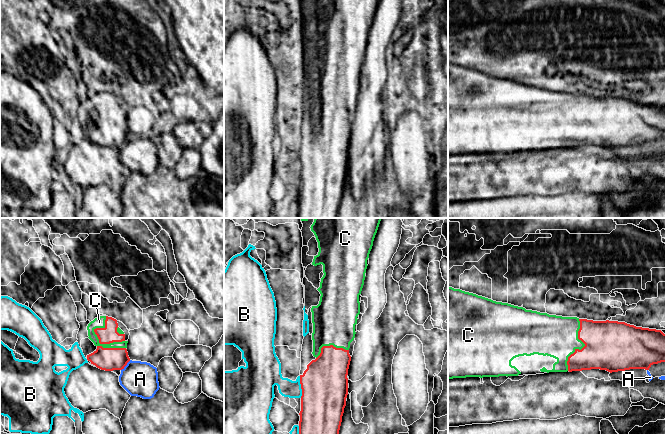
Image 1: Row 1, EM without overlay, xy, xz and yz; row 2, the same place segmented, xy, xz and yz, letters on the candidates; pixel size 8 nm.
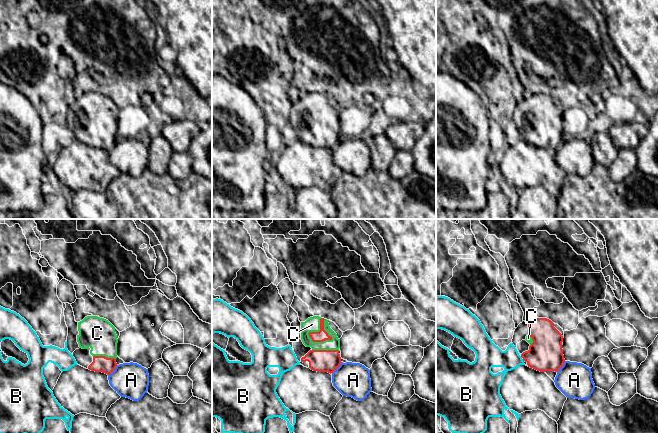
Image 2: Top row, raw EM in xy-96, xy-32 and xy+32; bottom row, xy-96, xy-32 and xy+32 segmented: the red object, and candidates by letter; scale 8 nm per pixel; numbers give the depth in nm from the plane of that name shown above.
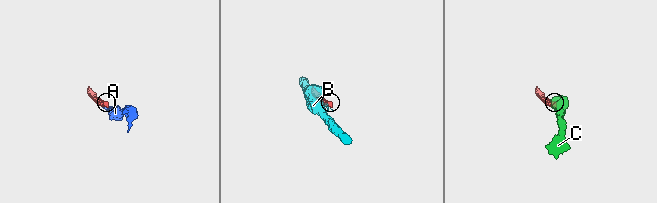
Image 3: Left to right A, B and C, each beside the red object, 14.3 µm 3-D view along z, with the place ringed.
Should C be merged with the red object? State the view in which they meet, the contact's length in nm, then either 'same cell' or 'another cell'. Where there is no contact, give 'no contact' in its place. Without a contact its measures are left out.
xy | 300 nm | same cell

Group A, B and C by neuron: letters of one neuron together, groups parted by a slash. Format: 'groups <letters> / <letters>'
groups A / B / C

